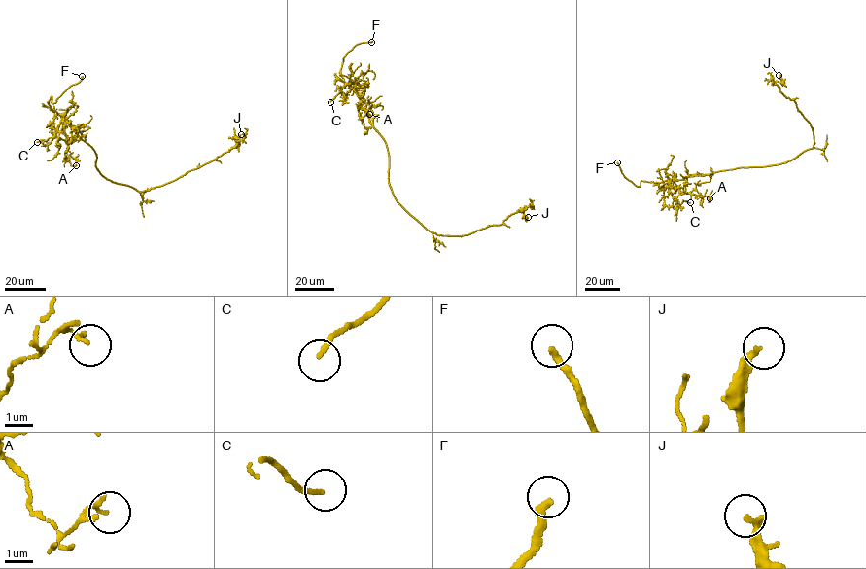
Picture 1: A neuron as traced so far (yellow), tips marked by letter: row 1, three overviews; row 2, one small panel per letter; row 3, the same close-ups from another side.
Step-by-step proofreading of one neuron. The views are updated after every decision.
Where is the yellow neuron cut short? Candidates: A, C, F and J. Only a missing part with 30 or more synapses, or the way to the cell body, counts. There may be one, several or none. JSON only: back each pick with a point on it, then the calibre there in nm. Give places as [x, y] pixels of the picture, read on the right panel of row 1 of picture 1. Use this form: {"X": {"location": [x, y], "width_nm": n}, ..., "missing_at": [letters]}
{"F": {"location": [617, 162], "width_nm": 240}, "missing_at": ["F"]}

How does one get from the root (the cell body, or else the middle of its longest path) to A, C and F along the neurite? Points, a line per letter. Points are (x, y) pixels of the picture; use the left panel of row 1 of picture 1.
A: (96, 168), (94, 150), (63, 118), (54, 133), (68, 145), (65, 155), (71, 165), (76, 165)
C: (96, 168), (94, 150), (80, 138), (74, 125), (65, 117), (50, 144), (43, 139), (37, 142)
F: (96, 168), (93, 148), (49, 103), (51, 96), (51, 103), (55, 102), (82, 76)

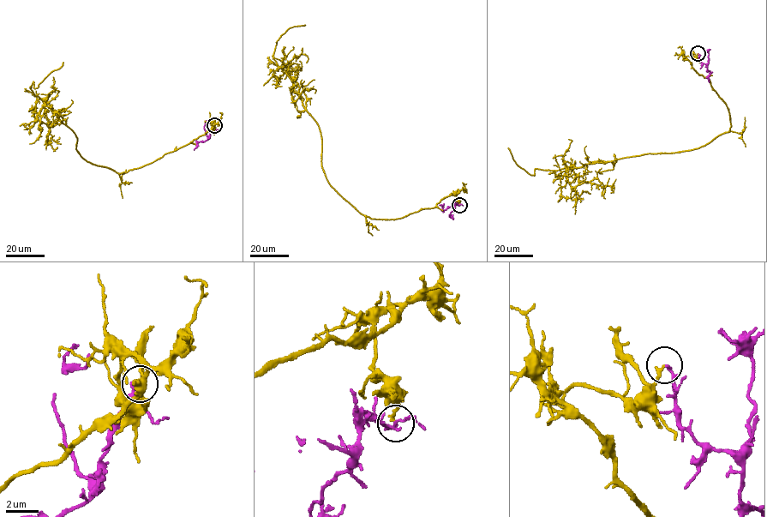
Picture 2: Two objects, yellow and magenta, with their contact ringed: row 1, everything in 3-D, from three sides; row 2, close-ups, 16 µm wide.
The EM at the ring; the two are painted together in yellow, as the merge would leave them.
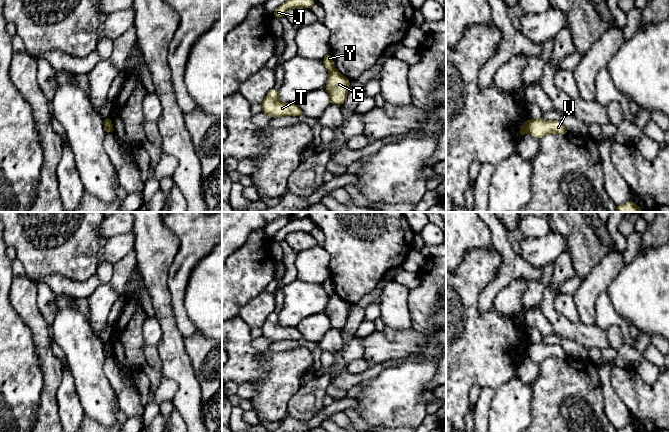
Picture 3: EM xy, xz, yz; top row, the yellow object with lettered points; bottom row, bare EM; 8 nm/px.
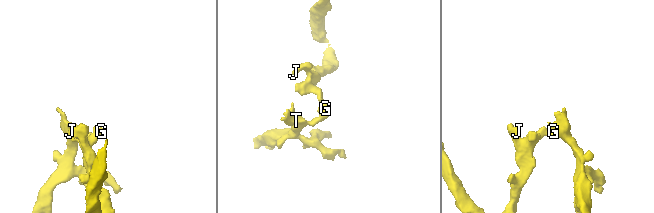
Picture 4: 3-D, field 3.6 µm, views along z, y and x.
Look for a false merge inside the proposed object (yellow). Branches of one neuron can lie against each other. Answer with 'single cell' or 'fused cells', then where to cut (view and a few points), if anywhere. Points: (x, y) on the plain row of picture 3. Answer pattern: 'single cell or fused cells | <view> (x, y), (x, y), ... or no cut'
fused cells | yz (529, 344), (527, 356)

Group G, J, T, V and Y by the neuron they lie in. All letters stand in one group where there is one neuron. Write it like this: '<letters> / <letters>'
G T V / J Y

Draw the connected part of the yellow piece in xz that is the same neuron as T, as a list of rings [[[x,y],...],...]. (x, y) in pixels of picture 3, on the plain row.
[[[273,311],[266,319],[261,328],[262,337],[270,340],[271,342],[281,340],[301,340],[304,337],[301,335],[297,327],[288,328],[280,324],[278,314]]]

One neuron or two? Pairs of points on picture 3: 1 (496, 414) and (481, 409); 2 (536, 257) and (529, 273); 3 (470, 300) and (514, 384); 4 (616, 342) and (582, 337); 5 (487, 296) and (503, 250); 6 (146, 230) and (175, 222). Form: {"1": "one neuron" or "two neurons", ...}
{"1": "two neurons", "2": "two neurons", "3": "two neurons", "4": "two neurons", "5": "one neuron", "6": "two neurons"}

